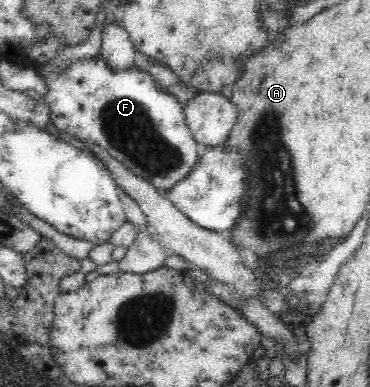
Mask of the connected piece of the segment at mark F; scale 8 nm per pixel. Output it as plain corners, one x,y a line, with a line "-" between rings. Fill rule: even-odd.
102,57
98,58
98,60
86,58
75,64
69,65
67,70
61,74
48,74
45,82
49,90
44,100
50,105
50,110
52,110
52,124
56,125
61,132
72,138
75,143
84,141
89,143
89,145
96,144
100,146
102,150
108,152
108,154
116,158
118,162
122,162
122,165
128,168
134,176
138,176
138,178
152,183
156,191
164,192
164,195
166,195
175,183
189,176
189,173
198,165
199,155
198,152
196,152
197,143
186,124
183,105
173,95
165,94
162,90
158,90
156,84
154,84
154,78
152,78
148,72
140,70
136,65
125,72
112,72
112,70
104,64

